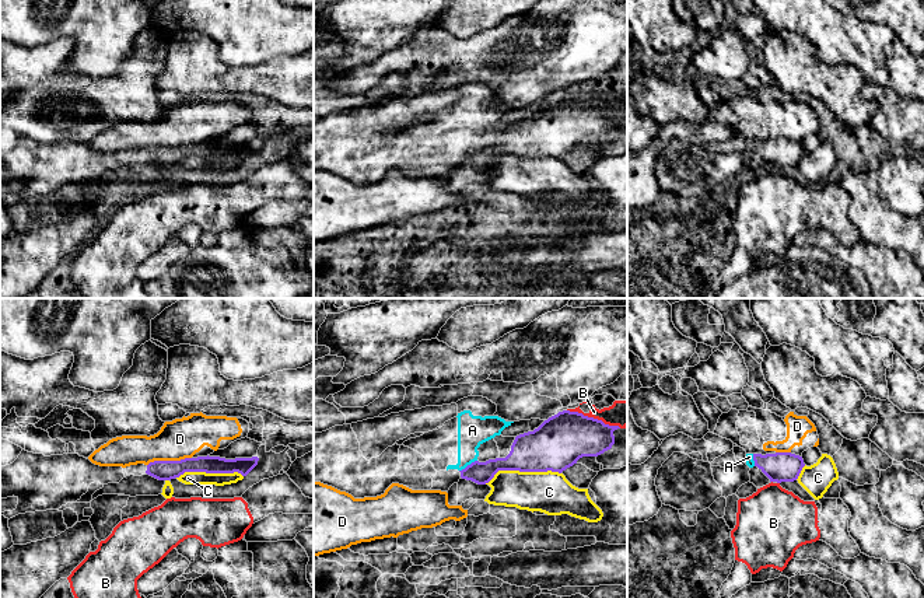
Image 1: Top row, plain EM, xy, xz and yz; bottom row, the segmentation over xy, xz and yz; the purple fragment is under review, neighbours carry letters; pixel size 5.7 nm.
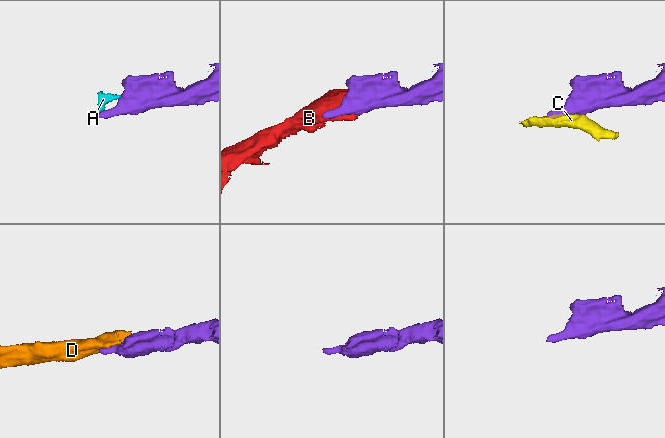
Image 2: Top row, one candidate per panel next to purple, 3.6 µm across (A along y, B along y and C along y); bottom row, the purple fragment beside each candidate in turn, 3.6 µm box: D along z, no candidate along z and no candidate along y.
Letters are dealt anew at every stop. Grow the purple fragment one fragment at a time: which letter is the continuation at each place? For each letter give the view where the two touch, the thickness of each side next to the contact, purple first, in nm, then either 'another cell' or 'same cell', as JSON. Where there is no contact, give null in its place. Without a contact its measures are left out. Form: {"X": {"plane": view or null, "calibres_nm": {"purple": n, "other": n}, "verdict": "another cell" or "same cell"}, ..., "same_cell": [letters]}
{"A": {"plane": "xz", "calibres_nm": {"purple": 130, "other": 180}, "verdict": "same cell"}, "B": {"plane": "xz", "calibres_nm": {"purple": 300, "other": 150}, "verdict": "another cell"}, "C": {"plane": "xz", "calibres_nm": {"purple": 300, "other": 240}, "verdict": "another cell"}, "D": {"plane": "xy", "calibres_nm": {"purple": 110, "other": 220}, "verdict": "another cell"}, "same_cell": ["A"]}

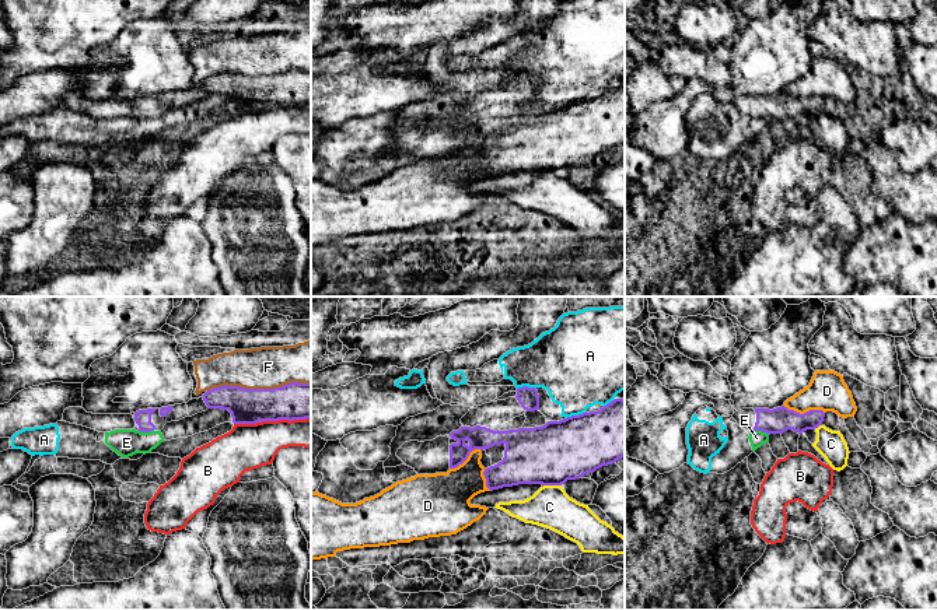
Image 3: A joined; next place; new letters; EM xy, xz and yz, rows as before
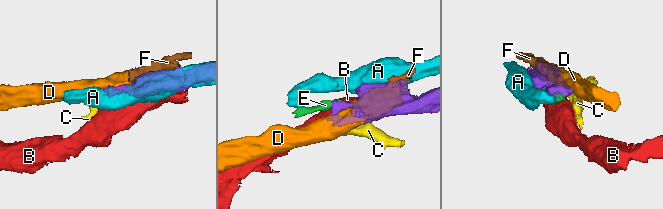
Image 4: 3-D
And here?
{"A": {"plane": "xz", "calibres_nm": {"purple": 340, "other": 400}, "verdict": "another cell"}, "B": {"plane": "xy", "calibres_nm": {"purple": 220, "other": 260}, "verdict": "another cell"}, "C": {"plane": "xz", "calibres_nm": {"purple": 340, "other": 240}, "verdict": "another cell"}, "D": {"plane": "yz", "calibres_nm": {"purple": 140, "other": 220}, "verdict": "another cell"}, "E": {"plane": "yz", "calibres_nm": {"purple": 140, "other": 90}, "verdict": "another cell"}, "F": {"plane": "xy", "calibres_nm": {"purple": 220, "other": 240}, "verdict": "another cell"}, "same_cell": []}

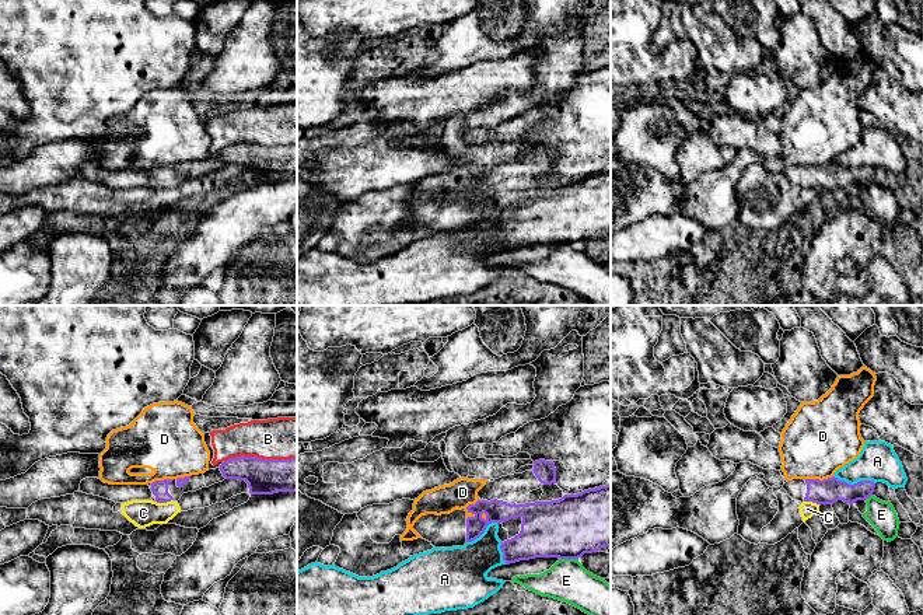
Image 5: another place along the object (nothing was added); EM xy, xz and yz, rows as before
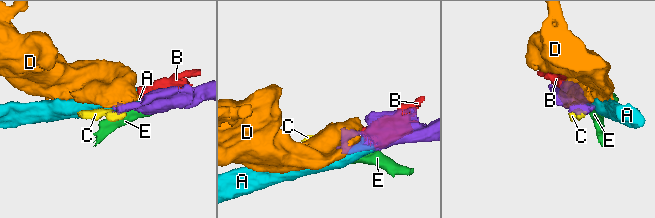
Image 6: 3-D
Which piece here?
{"A": {"plane": "yz", "calibres_nm": {"purple": 140, "other": 220}, "verdict": "another cell"}, "B": {"plane": "xy", "calibres_nm": {"purple": 200, "other": 240}, "verdict": "another cell"}, "C": {"plane": "yz", "calibres_nm": {"purple": 140, "other": 90}, "verdict": "another cell"}, "D": {"plane": "xz", "calibres_nm": {"purple": 130, "other": 160}, "verdict": "another cell"}, "E": {"plane": "xz", "calibres_nm": {"purple": 340, "other": 240}, "verdict": "another cell"}, "same_cell": []}

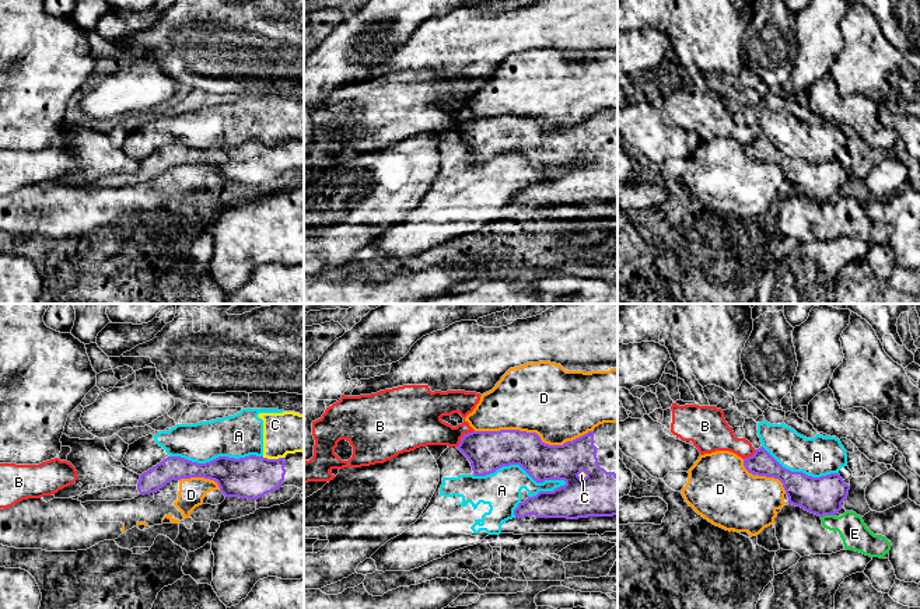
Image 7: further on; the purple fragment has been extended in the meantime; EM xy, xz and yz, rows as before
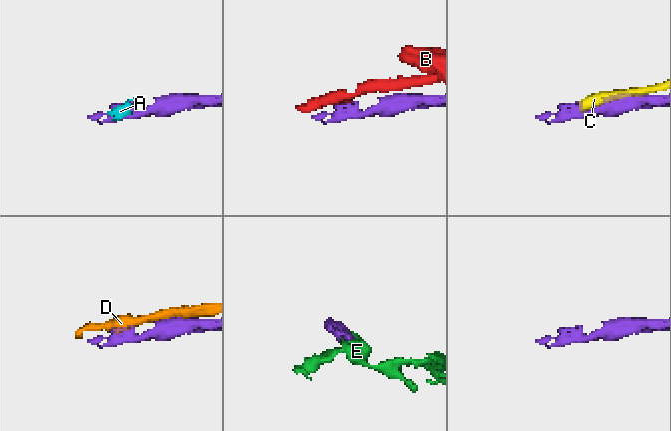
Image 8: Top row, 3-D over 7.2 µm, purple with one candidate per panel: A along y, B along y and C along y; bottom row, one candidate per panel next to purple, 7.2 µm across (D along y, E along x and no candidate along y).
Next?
{"A": {"plane": "xz", "calibres_nm": {"purple": 240, "other": 220}, "verdict": "another cell"}, "B": {"plane": "xz", "calibres_nm": {"purple": 240, "other": 240}, "verdict": "another cell"}, "C": {"plane": "xy", "calibres_nm": {"purple": 240, "other": 240}, "verdict": "another cell"}, "D": {"plane": "xz", "calibres_nm": {"purple": 220, "other": 400}, "verdict": "another cell"}, "E": {"plane": "yz", "calibres_nm": {"purple": 220, "other": 160}, "verdict": "another cell"}, "same_cell": []}

